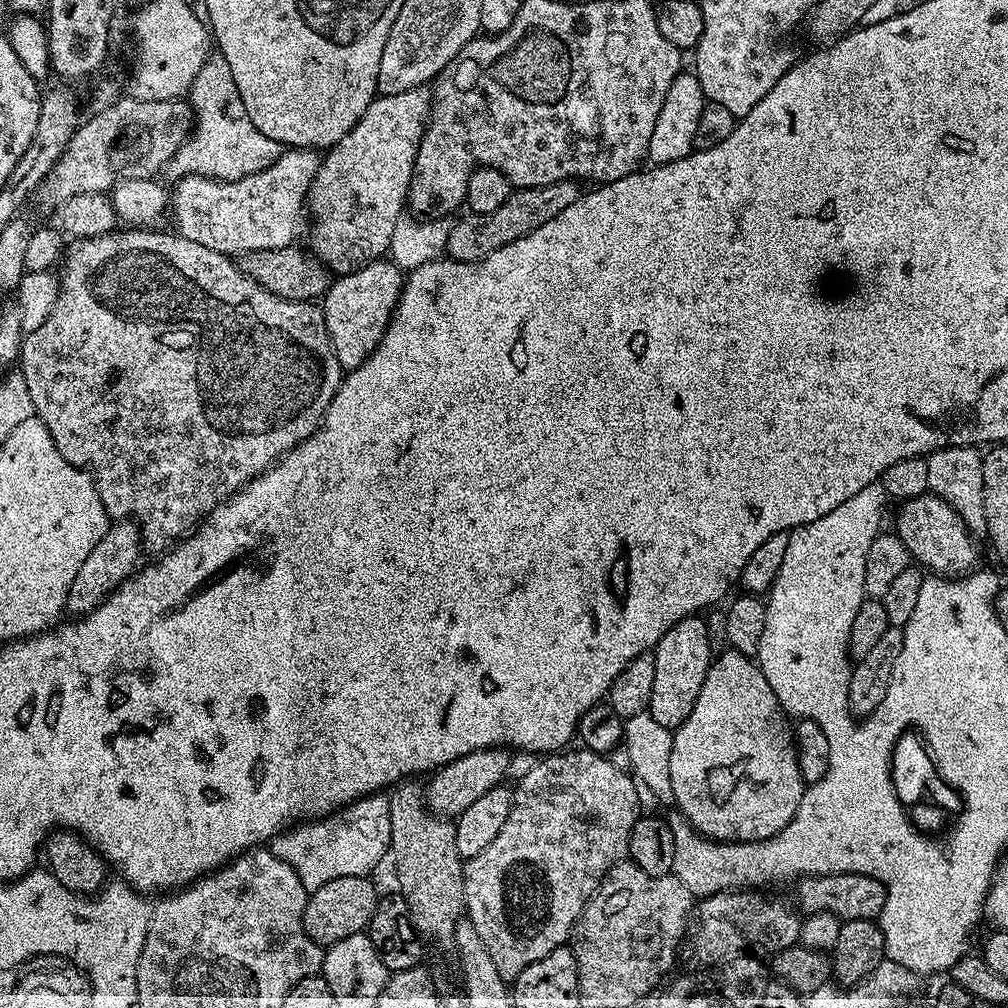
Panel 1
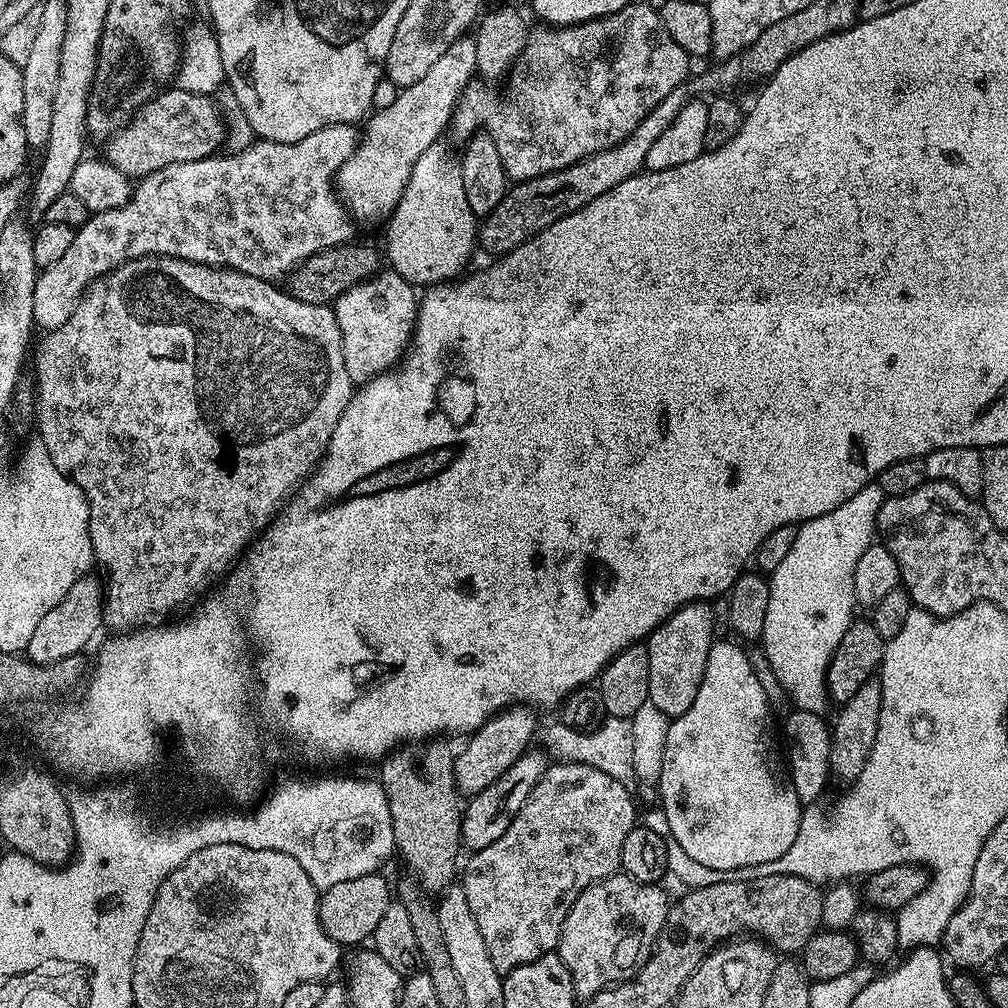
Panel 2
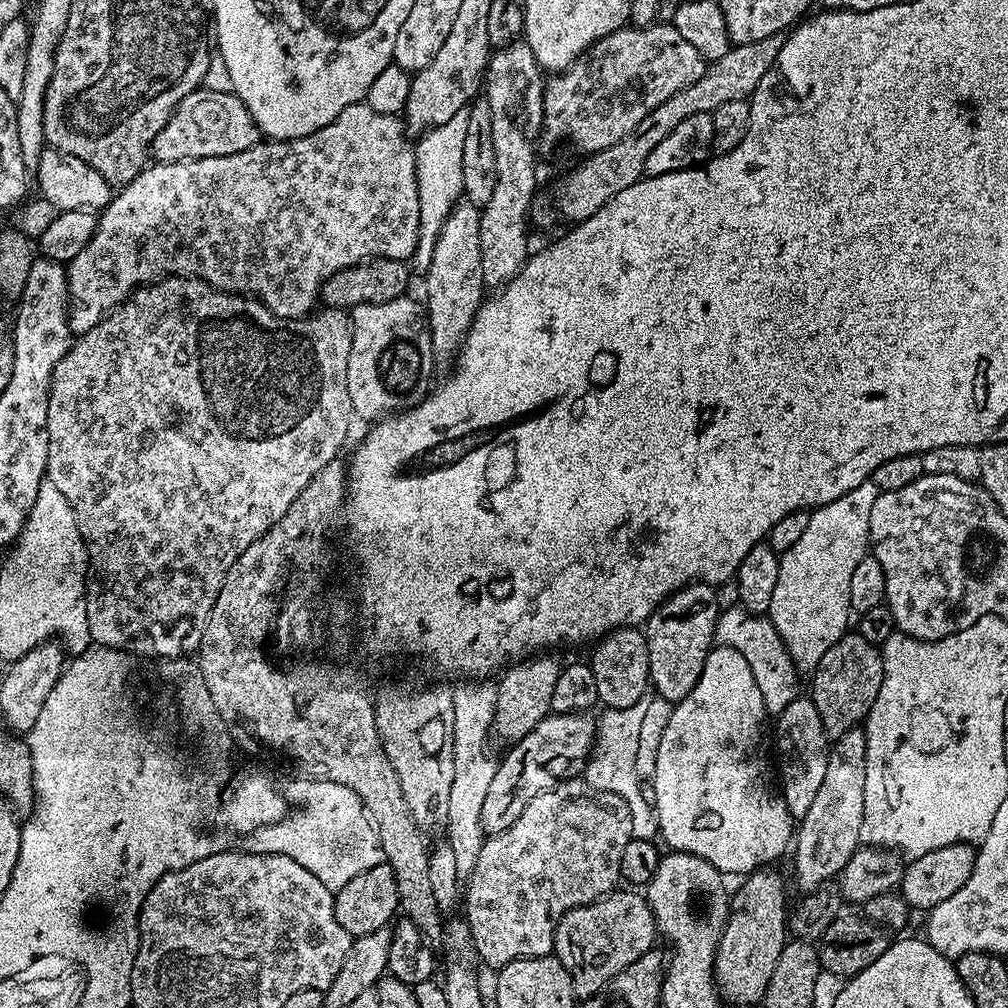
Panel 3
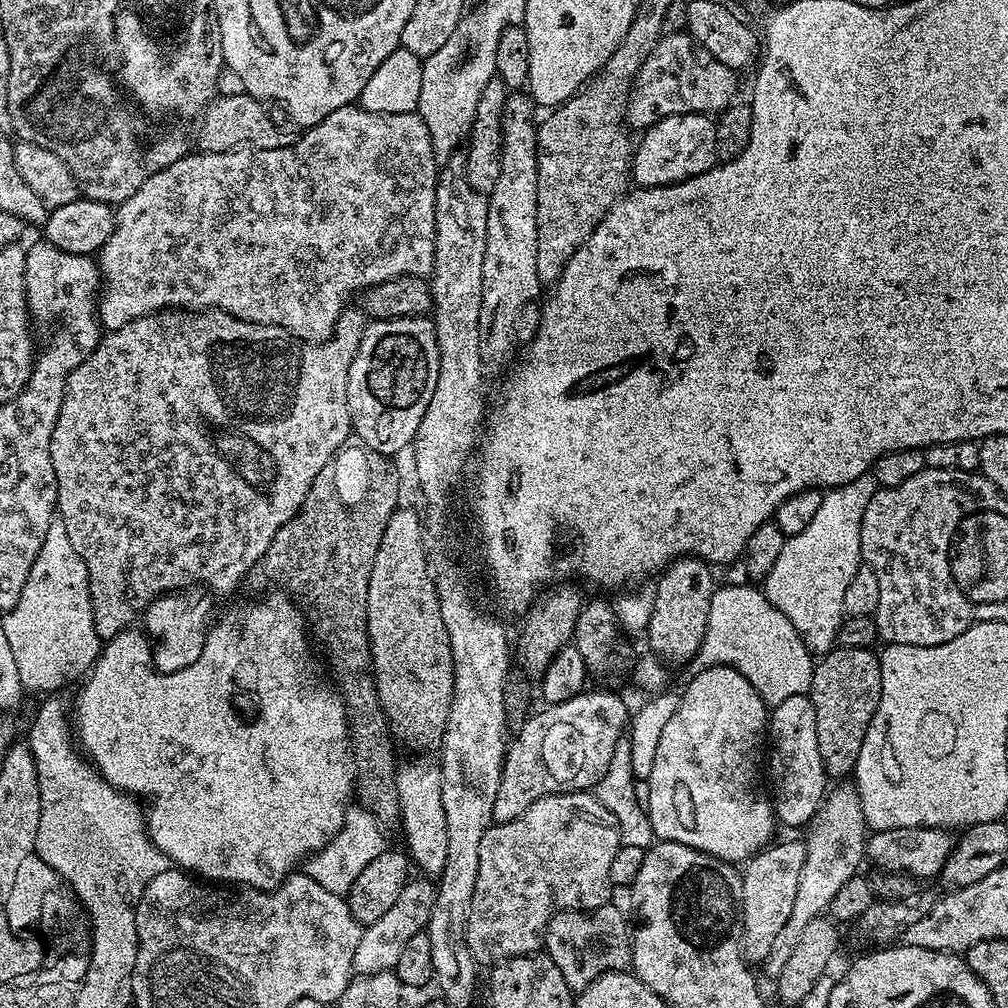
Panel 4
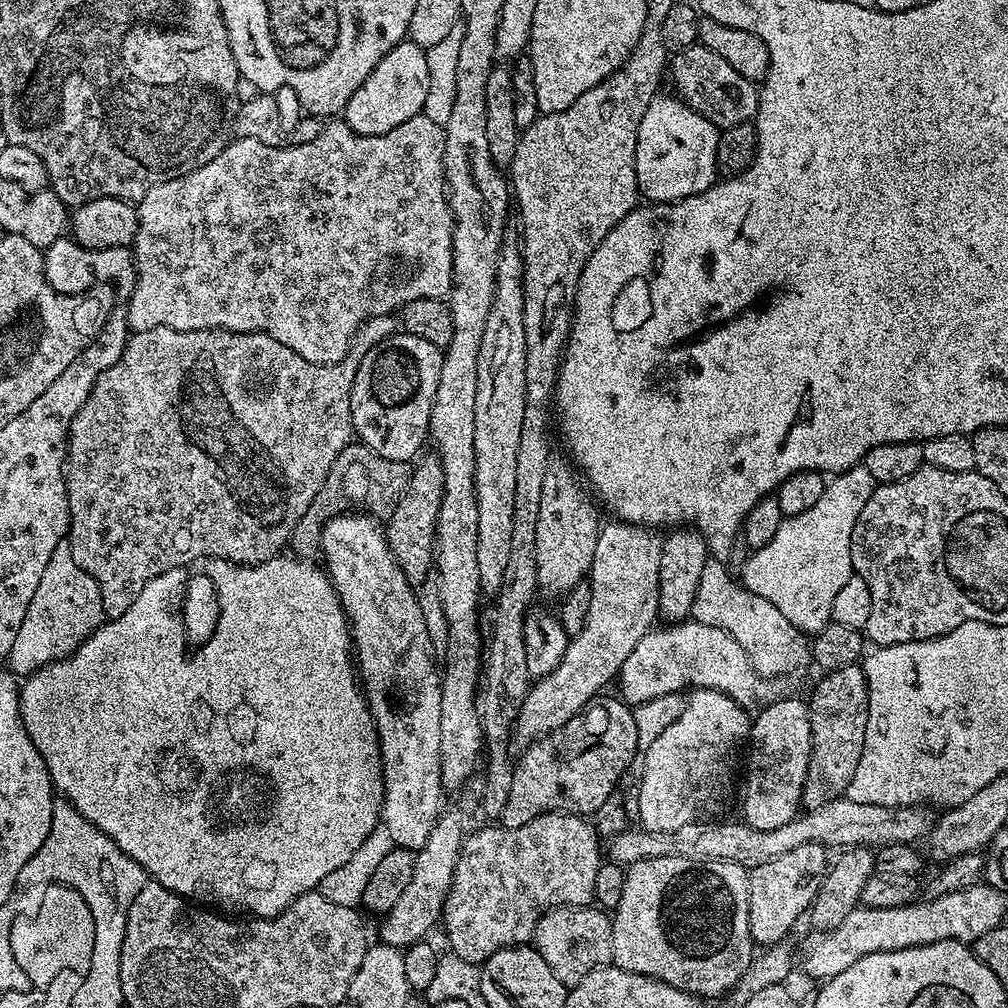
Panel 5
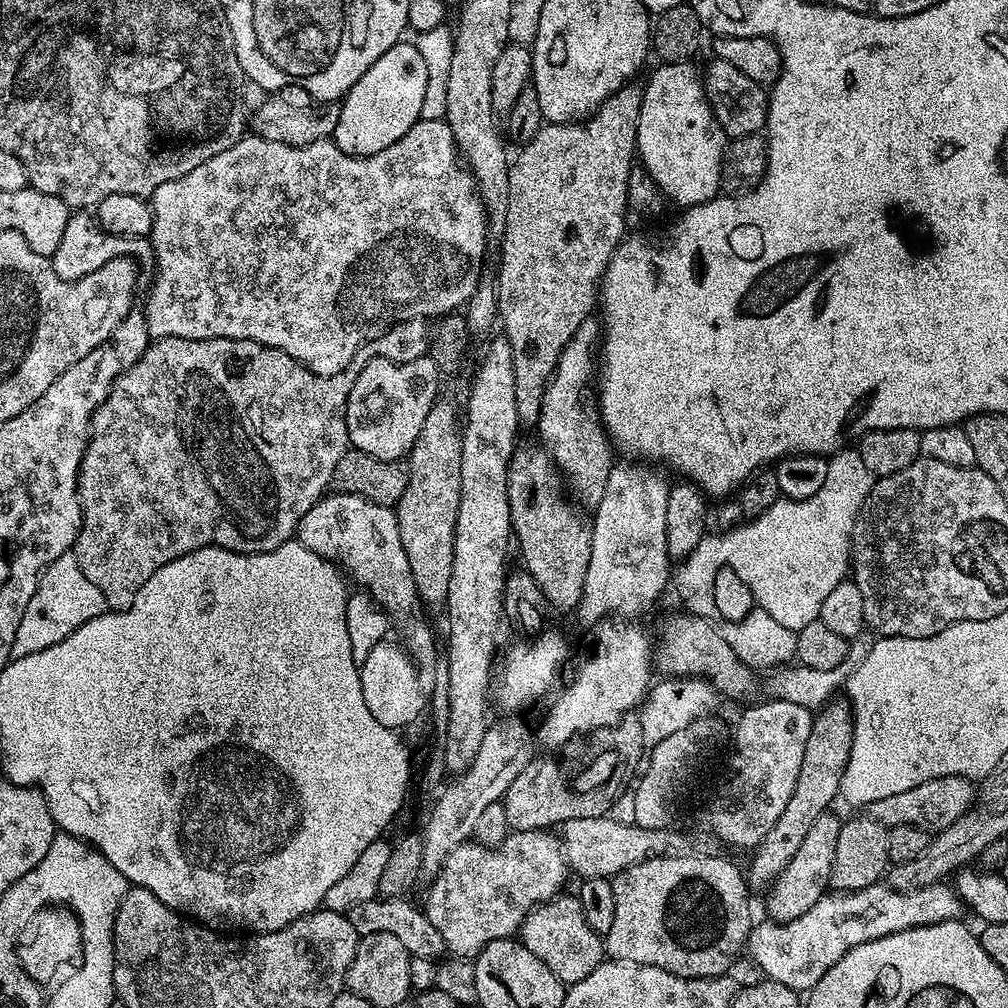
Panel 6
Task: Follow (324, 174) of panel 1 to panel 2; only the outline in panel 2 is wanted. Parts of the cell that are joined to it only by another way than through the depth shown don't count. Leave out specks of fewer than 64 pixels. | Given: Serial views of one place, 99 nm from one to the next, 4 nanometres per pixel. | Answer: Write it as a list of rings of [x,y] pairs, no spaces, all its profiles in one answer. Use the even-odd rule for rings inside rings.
[[[460,37],[430,66],[425,77],[399,89],[393,104],[369,115],[364,132],[362,130],[362,139],[357,143],[354,154],[336,172],[334,181],[344,207],[355,221],[390,216],[399,203],[418,157],[437,143],[441,139],[440,134],[451,125],[459,96],[475,77],[476,68],[475,39]]]

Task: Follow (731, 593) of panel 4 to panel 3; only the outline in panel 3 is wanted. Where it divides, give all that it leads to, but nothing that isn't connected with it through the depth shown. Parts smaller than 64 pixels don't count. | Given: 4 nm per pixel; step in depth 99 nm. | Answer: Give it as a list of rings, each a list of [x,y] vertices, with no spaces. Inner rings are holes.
[[[730,606],[721,611],[721,616],[728,616],[728,624],[732,624],[732,636],[717,636],[715,643],[719,647],[737,650],[753,671],[754,682],[762,693],[765,713],[771,717],[780,716],[790,702],[800,694],[798,679],[800,674],[793,665],[785,644],[767,617],[755,616],[739,606]]]

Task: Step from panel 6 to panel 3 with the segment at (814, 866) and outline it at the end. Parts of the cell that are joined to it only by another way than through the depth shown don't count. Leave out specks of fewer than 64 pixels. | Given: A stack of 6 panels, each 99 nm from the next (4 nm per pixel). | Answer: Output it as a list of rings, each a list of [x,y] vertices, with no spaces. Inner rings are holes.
[[[757,870],[747,873],[741,879],[744,881],[741,882],[740,889],[734,892],[730,900],[728,921],[718,942],[712,971],[716,978],[716,991],[729,1005],[759,1005],[763,1001],[766,986],[770,986],[770,977],[774,975],[774,966],[778,966],[778,954],[782,954],[786,937],[790,932],[790,914],[786,908],[784,910],[784,880],[778,873],[772,871],[776,870]]]

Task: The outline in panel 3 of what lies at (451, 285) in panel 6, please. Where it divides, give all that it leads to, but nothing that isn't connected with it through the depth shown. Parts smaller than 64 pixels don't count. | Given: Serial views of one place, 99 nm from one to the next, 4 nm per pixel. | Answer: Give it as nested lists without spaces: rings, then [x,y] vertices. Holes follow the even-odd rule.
[[[361,102],[346,106],[346,110],[342,110],[342,114],[334,118],[334,122],[330,122],[330,126],[322,126],[314,130],[314,134],[306,134],[302,138],[261,142],[253,148],[214,158],[177,158],[169,164],[149,163],[129,184],[123,185],[117,191],[120,192],[117,196],[115,193],[109,199],[108,205],[99,213],[94,238],[86,242],[86,250],[82,250],[82,254],[70,261],[70,323],[73,337],[80,336],[94,327],[113,308],[124,303],[136,289],[155,284],[165,276],[194,276],[222,292],[234,292],[260,301],[270,309],[273,316],[298,320],[317,307],[324,281],[338,274],[338,270],[346,270],[350,266],[361,264],[363,260],[379,258],[407,261],[412,258],[419,242],[419,200],[415,147],[412,140],[408,141],[407,135],[409,136],[409,133],[406,131],[405,121],[399,115],[378,114],[378,110],[374,110],[366,102]]]

